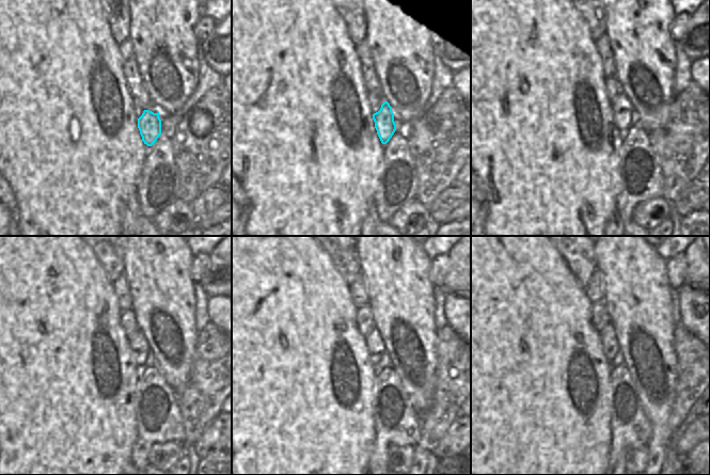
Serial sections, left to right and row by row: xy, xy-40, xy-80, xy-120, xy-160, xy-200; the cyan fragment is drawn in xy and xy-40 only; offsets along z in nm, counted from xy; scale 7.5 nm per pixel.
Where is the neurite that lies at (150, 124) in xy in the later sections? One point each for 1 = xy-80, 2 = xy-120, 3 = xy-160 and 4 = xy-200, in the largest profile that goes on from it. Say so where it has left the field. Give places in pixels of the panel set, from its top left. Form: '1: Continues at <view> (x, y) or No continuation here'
1: Continues at xy-80 (621, 107)
2: Continues at xy-120 (139, 346)
3: Continues at xy-160 (375, 345)
4: Continues at xy-200 (608, 335)

